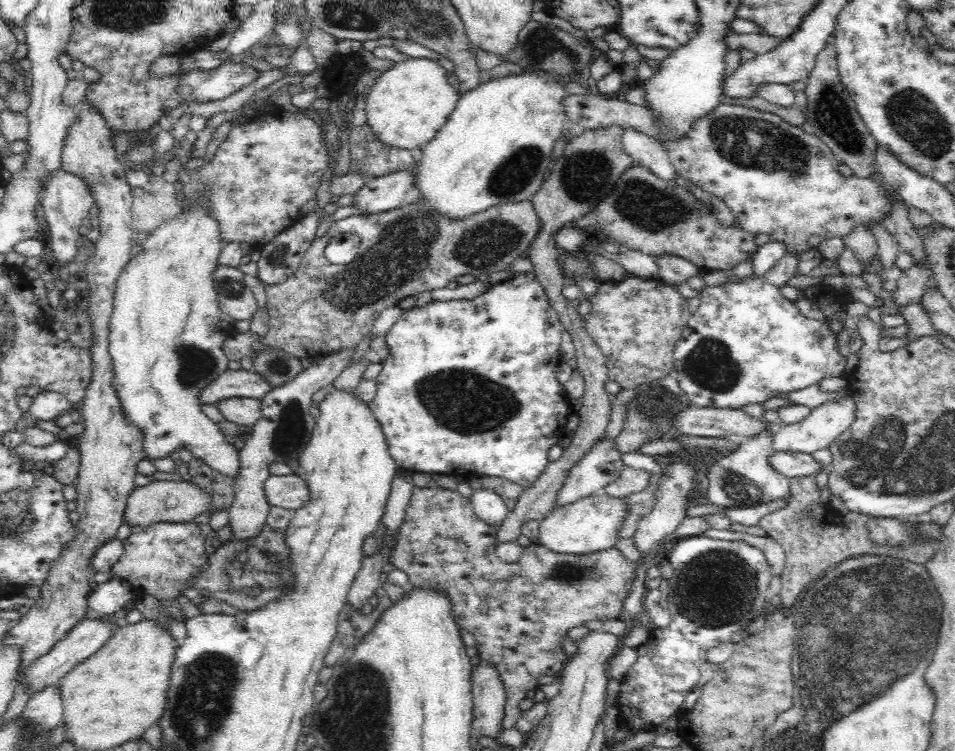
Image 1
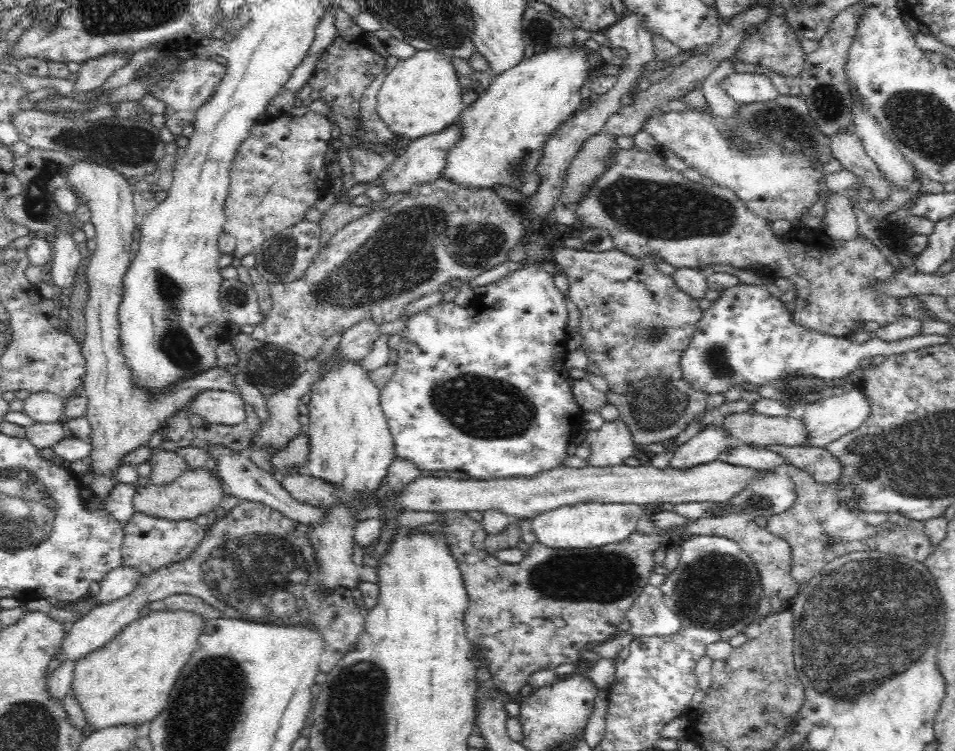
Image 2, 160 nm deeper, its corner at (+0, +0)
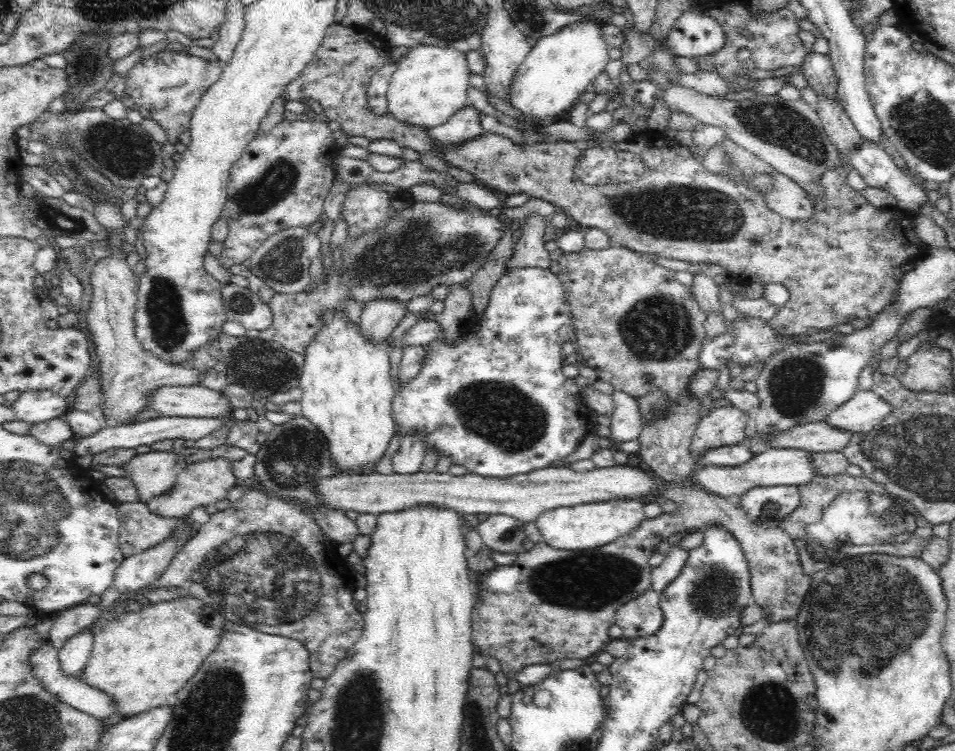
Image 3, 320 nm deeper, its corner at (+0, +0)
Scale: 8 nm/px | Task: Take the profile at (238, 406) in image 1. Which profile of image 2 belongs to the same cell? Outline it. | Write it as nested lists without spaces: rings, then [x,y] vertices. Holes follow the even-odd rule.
[[[203,390],[193,397],[193,400],[185,407],[190,416],[200,416],[211,424],[235,426],[244,422],[247,416],[247,403],[238,393],[228,390]]]

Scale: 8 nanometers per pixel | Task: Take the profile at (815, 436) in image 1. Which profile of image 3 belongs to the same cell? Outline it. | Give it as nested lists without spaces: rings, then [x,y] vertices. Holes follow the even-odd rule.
[[[858,388],[851,400],[834,410],[824,422],[842,431],[860,434],[873,430],[882,420],[890,418],[892,412],[894,408],[880,399],[872,389]]]

